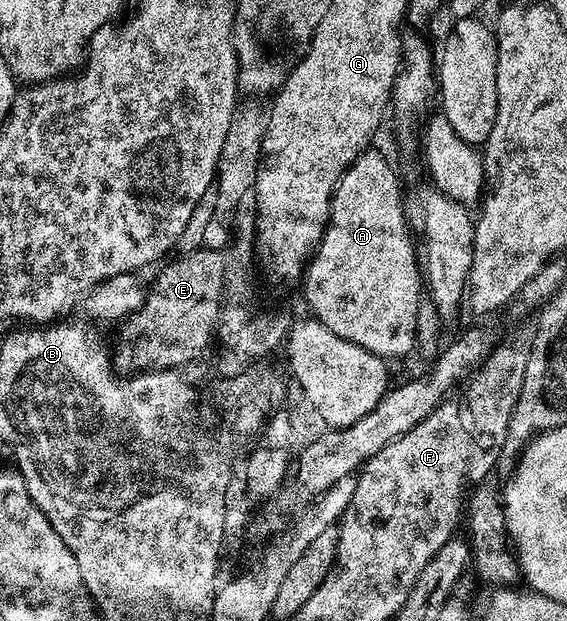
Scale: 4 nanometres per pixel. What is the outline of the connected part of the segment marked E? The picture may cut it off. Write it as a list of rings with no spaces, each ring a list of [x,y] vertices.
[[[200,248],[178,257],[170,266],[160,267],[157,287],[146,293],[144,304],[120,327],[121,343],[117,350],[115,346],[115,358],[129,369],[126,371],[181,368],[177,366],[195,361],[208,348],[209,341],[214,341],[226,297],[226,255],[220,250]]]

